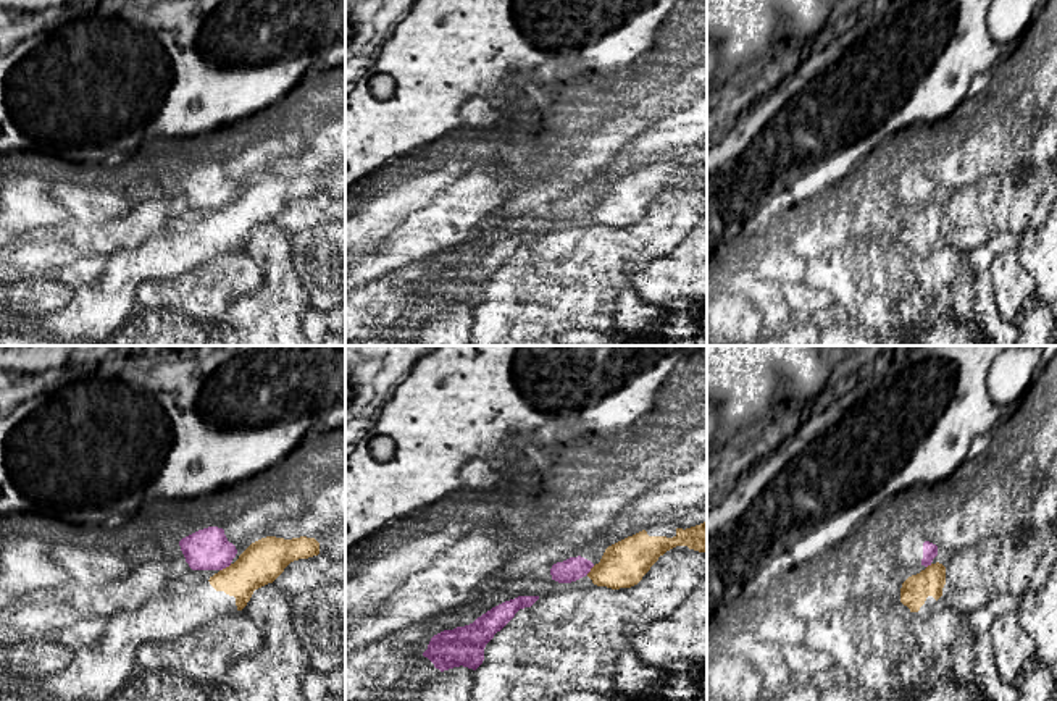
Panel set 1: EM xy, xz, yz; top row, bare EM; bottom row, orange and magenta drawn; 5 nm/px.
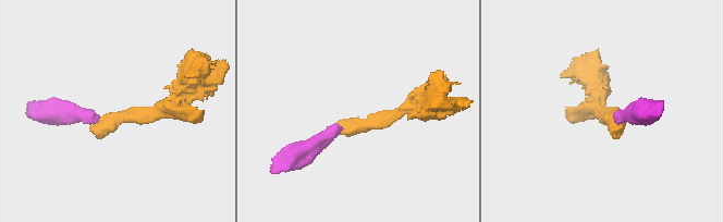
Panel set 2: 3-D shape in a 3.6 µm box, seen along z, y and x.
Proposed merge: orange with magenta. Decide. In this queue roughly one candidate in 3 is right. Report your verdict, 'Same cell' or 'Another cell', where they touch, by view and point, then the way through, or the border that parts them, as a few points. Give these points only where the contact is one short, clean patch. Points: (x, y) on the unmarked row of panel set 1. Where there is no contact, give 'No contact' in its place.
Another cell. Touches orange at xy (226, 205). Boundary: xy (231, 202), (220, 209)

